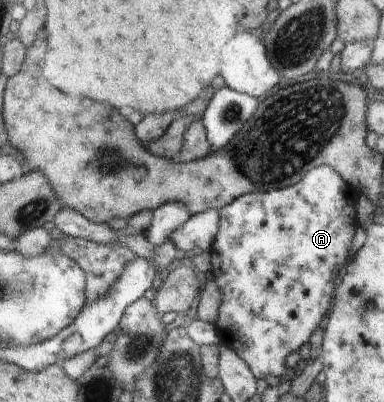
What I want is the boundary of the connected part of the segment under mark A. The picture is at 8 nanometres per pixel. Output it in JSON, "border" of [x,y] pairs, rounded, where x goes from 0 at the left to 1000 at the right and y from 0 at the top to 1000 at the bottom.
{"border":[[[836,410],[815,415],[802,425],[797,440],[768,455],[766,460],[708,473],[701,478],[667,478],[654,483],[628,485],[609,502],[596,505],[570,522],[573,555],[570,575],[560,585],[560,600],[544,622],[549,684],[565,704],[565,711],[578,726],[576,756],[570,764],[570,786],[560,799],[563,828],[576,843],[576,853],[607,868],[646,908],[651,923],[664,933],[664,940],[682,943],[693,933],[719,933],[729,938],[729,928],[740,928],[745,918],[745,888],[766,873],[776,873],[818,828],[818,818],[833,808],[844,779],[859,764],[865,749],[865,729],[875,719],[875,692],[885,692],[891,659],[901,654],[906,634],[911,634],[911,614],[917,614],[917,595],[927,580],[927,498],[932,478],[893,445],[893,438],[872,423],[872,418]]]}

